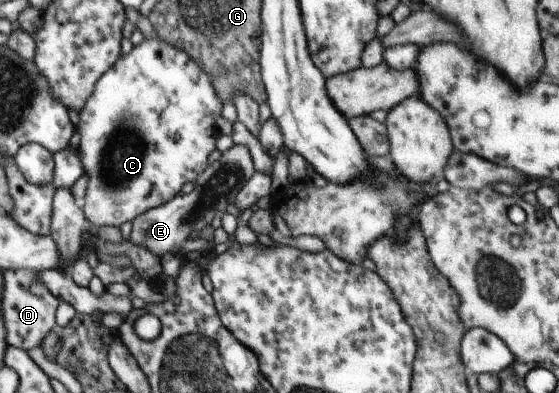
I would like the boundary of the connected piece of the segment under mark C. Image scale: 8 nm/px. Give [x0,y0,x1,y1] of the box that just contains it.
[77,38,223,230]

